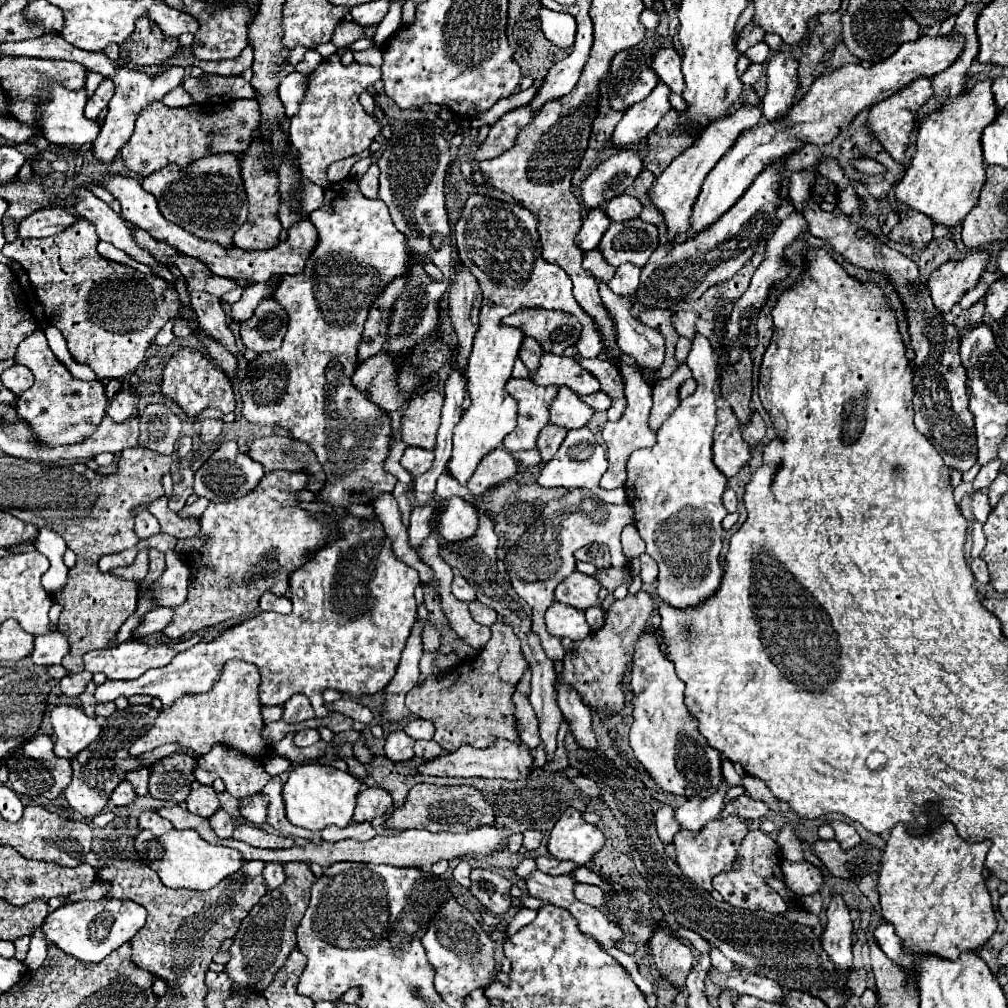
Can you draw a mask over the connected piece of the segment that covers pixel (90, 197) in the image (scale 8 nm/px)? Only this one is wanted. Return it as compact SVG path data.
M79 189L75 211L77 211L79 217L85 217L87 221L91 221L97 227L99 239L113 243L117 249L125 251L131 259L149 265L153 275L165 279L169 285L175 285L175 277L169 271L169 267L161 267L161 263L157 263L157 259L153 259L149 251L141 249L137 245L129 225L125 223L125 219L121 215L117 215L107 203L97 199L93 193Z

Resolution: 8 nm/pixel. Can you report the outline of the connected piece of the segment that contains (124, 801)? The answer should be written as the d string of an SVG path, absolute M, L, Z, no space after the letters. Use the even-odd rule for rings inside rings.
M121 781L117 787L115 787L115 791L113 791L113 795L111 795L111 805L115 805L115 807L123 807L123 805L129 805L133 799L135 799L137 795L135 795L135 791L133 791L133 787L127 783L127 781Z

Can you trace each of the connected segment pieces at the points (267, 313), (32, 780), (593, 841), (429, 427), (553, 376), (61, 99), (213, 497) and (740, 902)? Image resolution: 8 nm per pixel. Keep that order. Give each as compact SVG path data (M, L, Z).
M275 277L267 281L271 295L261 299L251 319L241 321L241 339L247 349L253 349L255 353L261 351L275 351L281 347L281 341L287 333L287 311L275 301L273 293L277 291L277 285L281 283L281 277Z
M35 735L31 741L15 749L7 761L9 769L9 781L7 787L13 789L19 795L27 797L47 797L47 799L57 799L59 793L71 783L71 763L69 759L61 759L53 753L53 741L47 735Z
M567 809L555 827L549 833L549 855L559 861L575 861L577 865L585 865L601 851L605 843L603 833L583 821L577 809Z
M435 389L421 391L421 395L415 395L401 419L401 439L411 447L421 449L435 449L435 435L439 427L443 407L443 395Z
M545 353L541 357L539 369L531 375L531 381L537 385L553 385L553 387L569 387L577 395L591 395L599 391L599 381L579 367L579 363L573 363L573 357L557 357L553 353Z
M55 85L55 87L51 87L51 97L49 97L49 101L45 101L45 107L17 107L15 101L9 107L11 107L11 113L17 121L37 129L49 143L55 143L55 145L85 145L85 143L93 143L99 135L97 123L85 119L85 115L83 115L85 101L87 101L85 89L67 91L59 85Z
M235 441L223 443L195 473L195 495L205 497L213 503L225 501L225 499L235 499L241 495L247 495L247 491L253 491L257 487L257 481L265 475L265 469L261 463L255 463L249 455L241 453L237 449Z
M761 830L749 831L741 843L741 849L737 851L737 859L739 859L739 869L721 871L719 875L713 877L713 887L723 895L723 899L733 907L741 907L741 909L751 909L751 911L763 909L769 913L785 913L787 911L785 901L779 897L777 891L765 885L765 879L773 875L771 867L783 859L774 840Z

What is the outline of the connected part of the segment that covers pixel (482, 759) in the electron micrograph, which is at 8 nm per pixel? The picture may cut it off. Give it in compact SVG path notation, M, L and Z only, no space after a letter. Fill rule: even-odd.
M497 739L489 749L475 749L471 745L461 745L459 751L443 755L441 759L433 759L423 763L417 773L423 775L439 775L439 777L489 777L489 779L519 779L527 777L531 771L533 757L525 745L509 743L505 739Z

